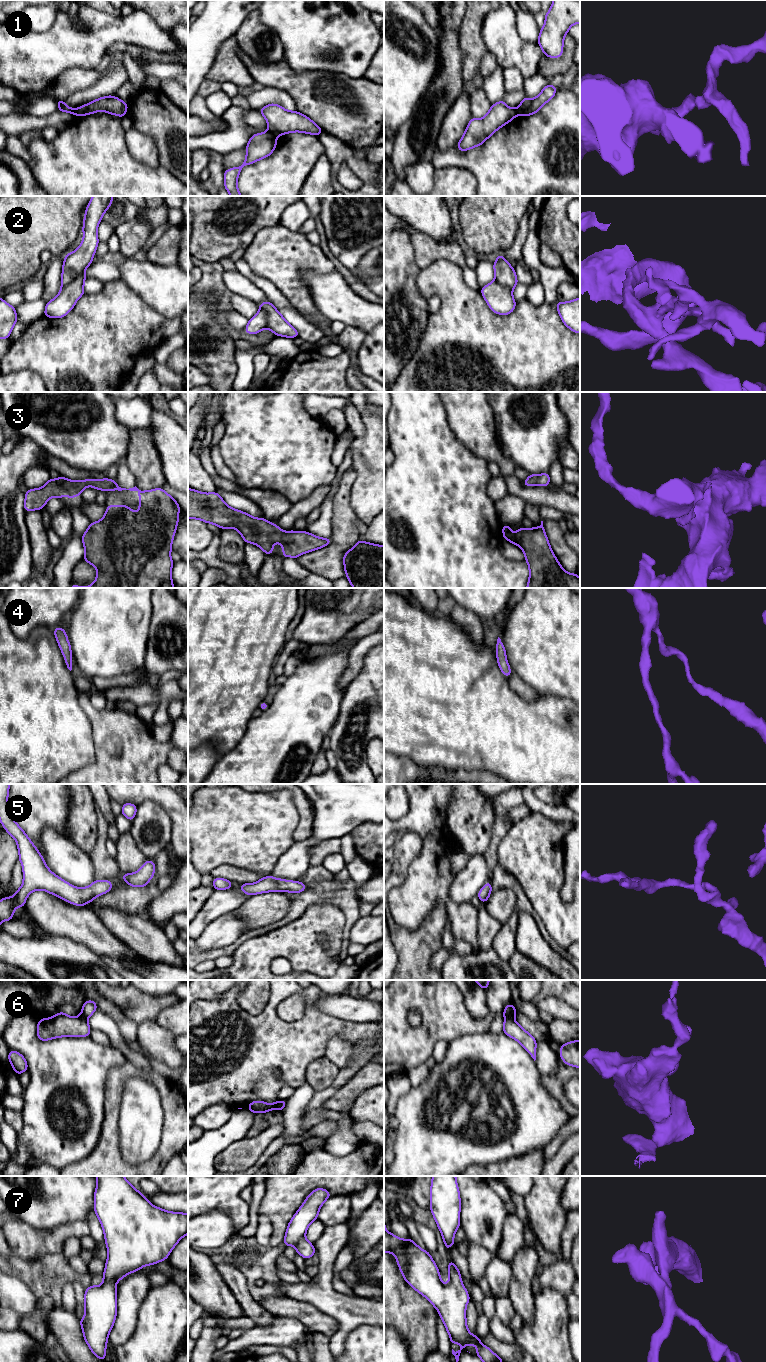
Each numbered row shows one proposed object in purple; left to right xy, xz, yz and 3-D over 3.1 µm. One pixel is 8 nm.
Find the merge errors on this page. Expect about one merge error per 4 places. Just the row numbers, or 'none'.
1, 6

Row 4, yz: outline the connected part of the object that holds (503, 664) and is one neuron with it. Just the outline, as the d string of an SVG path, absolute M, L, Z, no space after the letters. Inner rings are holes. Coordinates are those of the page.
M498 637L497 643L496 643L496 657L497 657L497 662L499 665L499 668L501 672L509 678L511 675L511 669L508 664L507 658L506 658L506 651L503 645L503 642L501 639Z

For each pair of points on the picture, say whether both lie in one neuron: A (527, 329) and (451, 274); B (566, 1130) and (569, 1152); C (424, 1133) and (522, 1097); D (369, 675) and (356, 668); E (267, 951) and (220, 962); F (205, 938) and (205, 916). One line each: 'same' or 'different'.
A: same
B: different
C: same
D: different
E: different
F: different

